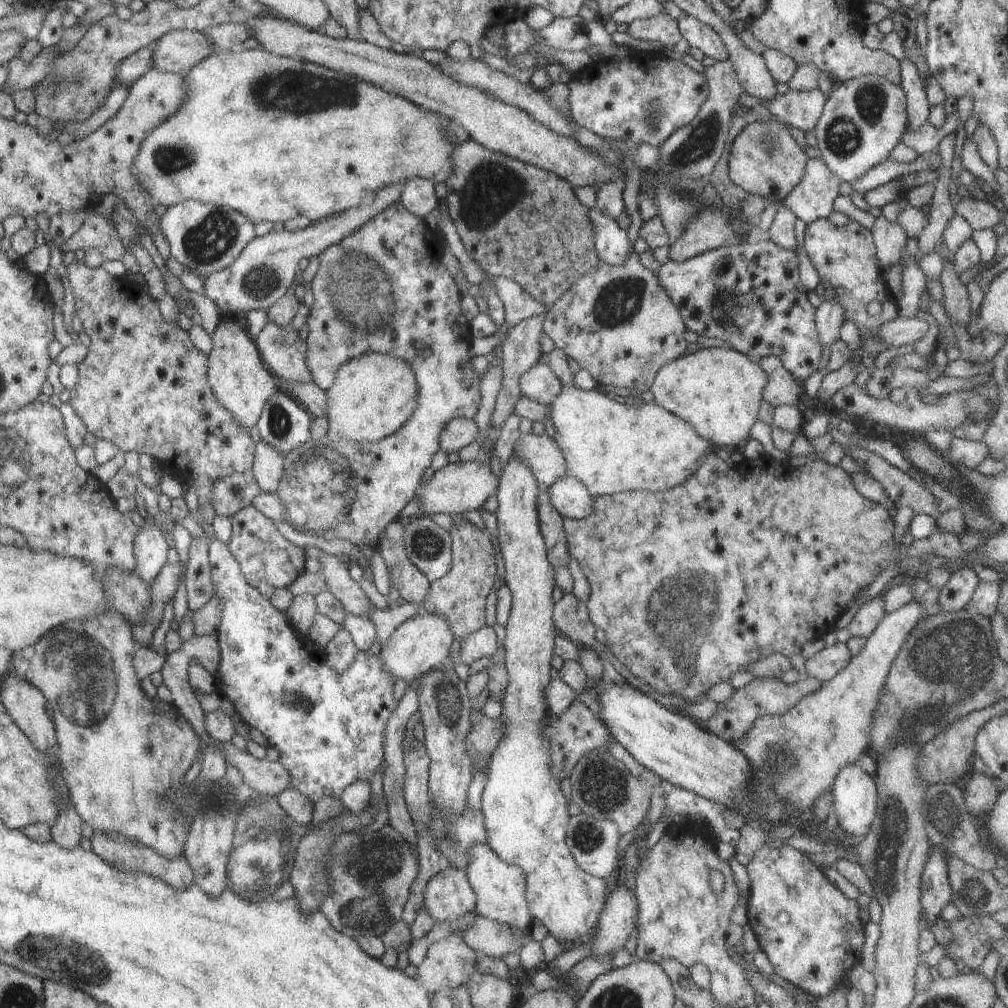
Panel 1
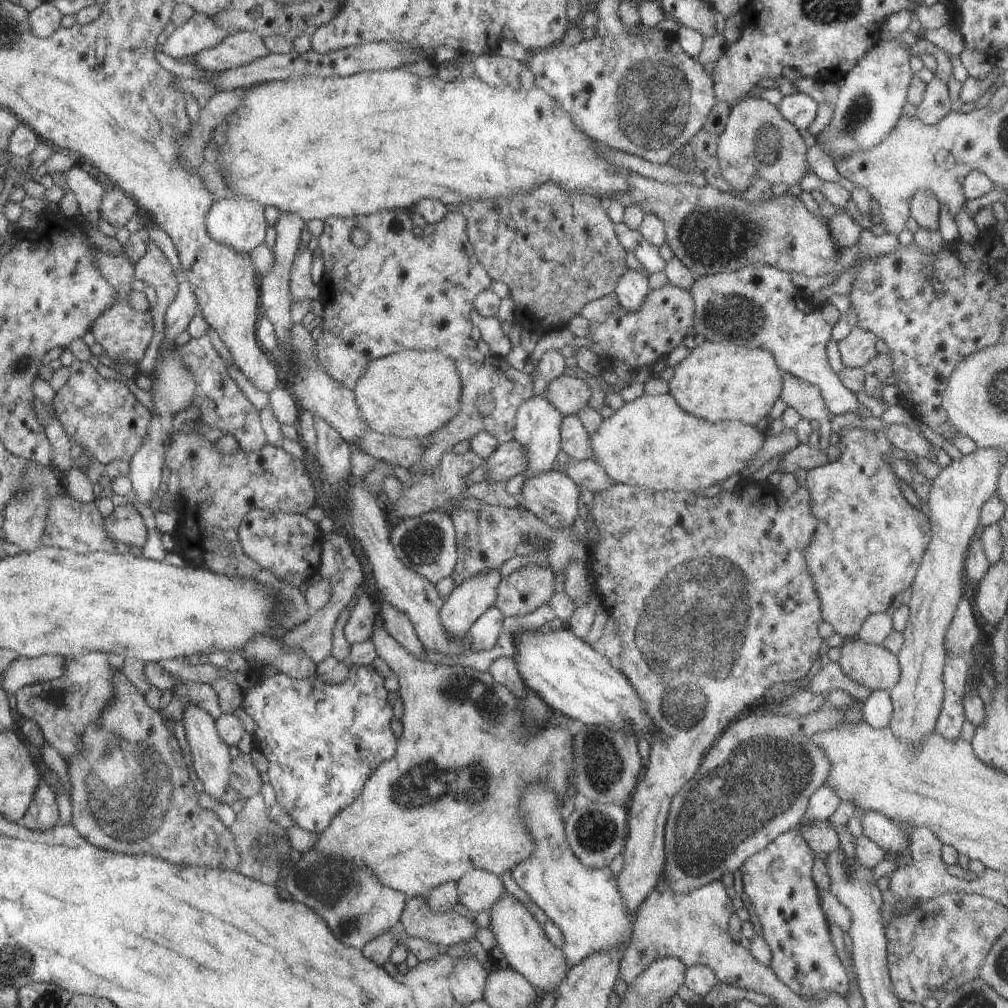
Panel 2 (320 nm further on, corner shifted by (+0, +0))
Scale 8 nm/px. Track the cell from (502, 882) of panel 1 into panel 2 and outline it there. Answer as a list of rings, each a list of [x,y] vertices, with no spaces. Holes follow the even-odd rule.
[[[505,893],[502,898],[488,911],[491,918],[492,932],[497,940],[498,958],[512,969],[519,972],[532,986],[535,986],[541,994],[557,994],[559,986],[564,982],[567,972],[567,958],[562,948],[553,945],[542,930],[541,924],[533,918],[525,906],[513,895]]]

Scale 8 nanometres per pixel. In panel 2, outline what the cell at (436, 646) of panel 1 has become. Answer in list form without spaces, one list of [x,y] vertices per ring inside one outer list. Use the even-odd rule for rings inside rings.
[[[492,569],[455,585],[439,614],[445,633],[455,639],[468,635],[474,622],[495,606],[501,578],[500,570]]]

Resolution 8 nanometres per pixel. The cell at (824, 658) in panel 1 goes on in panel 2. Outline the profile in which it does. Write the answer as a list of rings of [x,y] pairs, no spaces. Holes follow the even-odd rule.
[[[850,640],[841,646],[839,665],[842,672],[850,680],[861,685],[866,685],[871,691],[887,689],[896,686],[901,677],[901,666],[899,658],[894,653],[888,651],[882,644],[873,644],[866,640]]]

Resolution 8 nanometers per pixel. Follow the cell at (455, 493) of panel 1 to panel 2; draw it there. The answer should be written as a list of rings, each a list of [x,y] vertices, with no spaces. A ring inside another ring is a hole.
[[[516,439],[501,442],[487,458],[488,482],[505,482],[527,470],[527,452]]]

